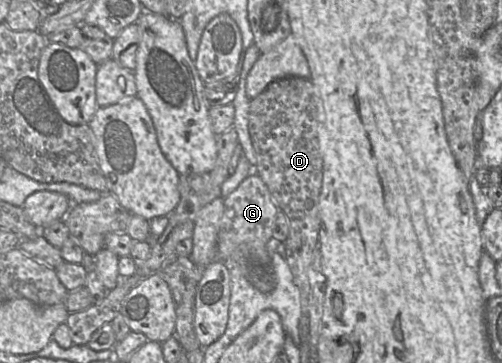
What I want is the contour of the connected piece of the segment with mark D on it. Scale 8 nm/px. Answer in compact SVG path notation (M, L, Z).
M286 77L270 83L250 100L248 127L256 154L257 165L254 171L266 184L279 211L283 211L288 218L289 234L284 241L285 260L290 267L293 282L301 295L310 295L310 266L319 240L319 195L323 172L317 139L317 93L312 83L308 79L297 77Z

